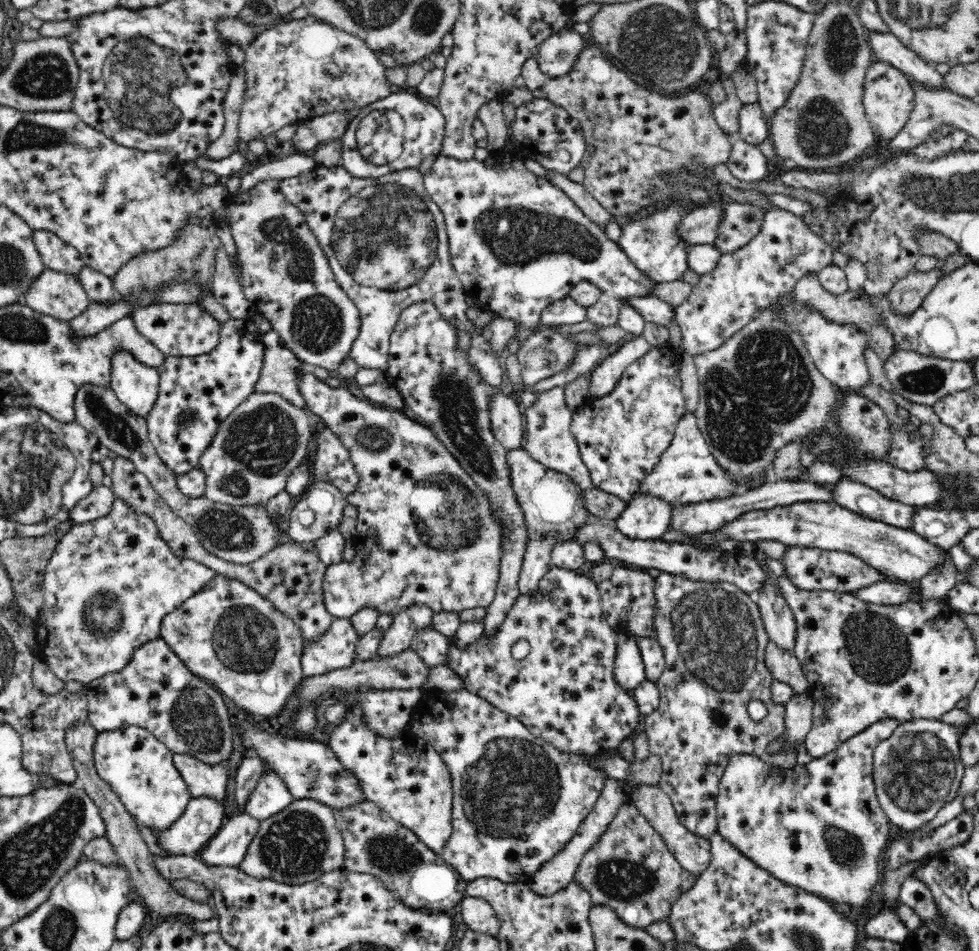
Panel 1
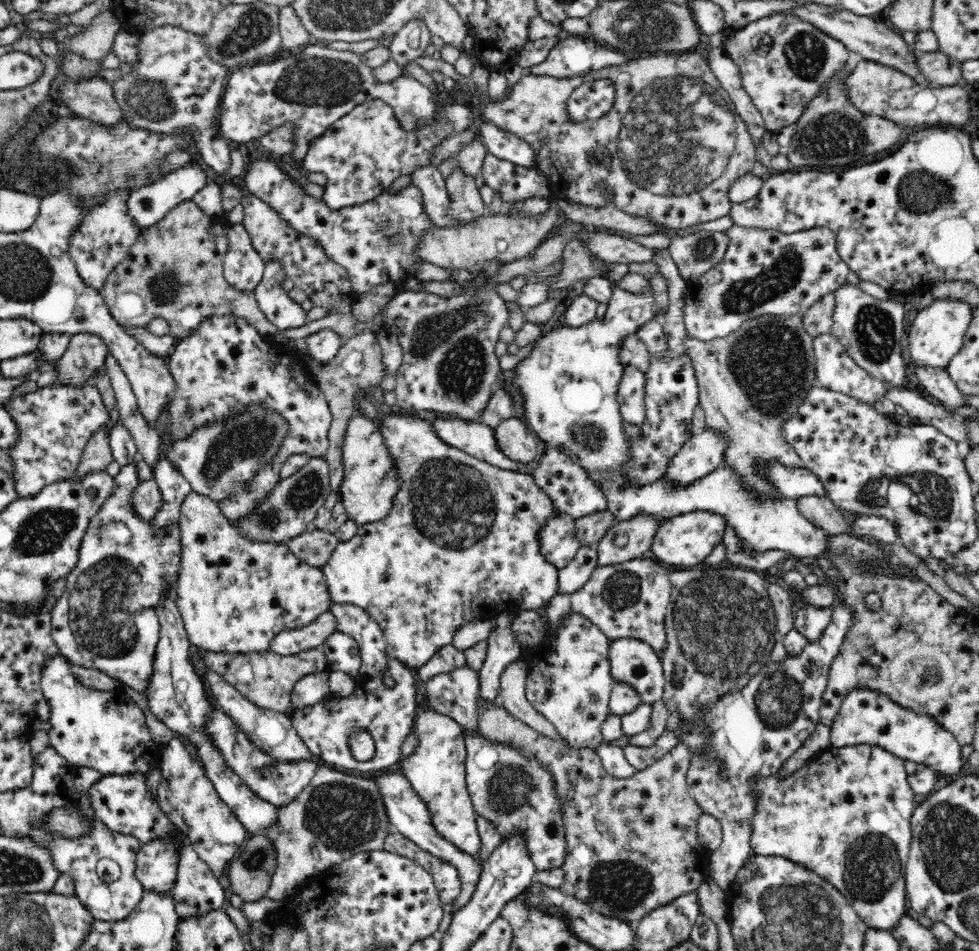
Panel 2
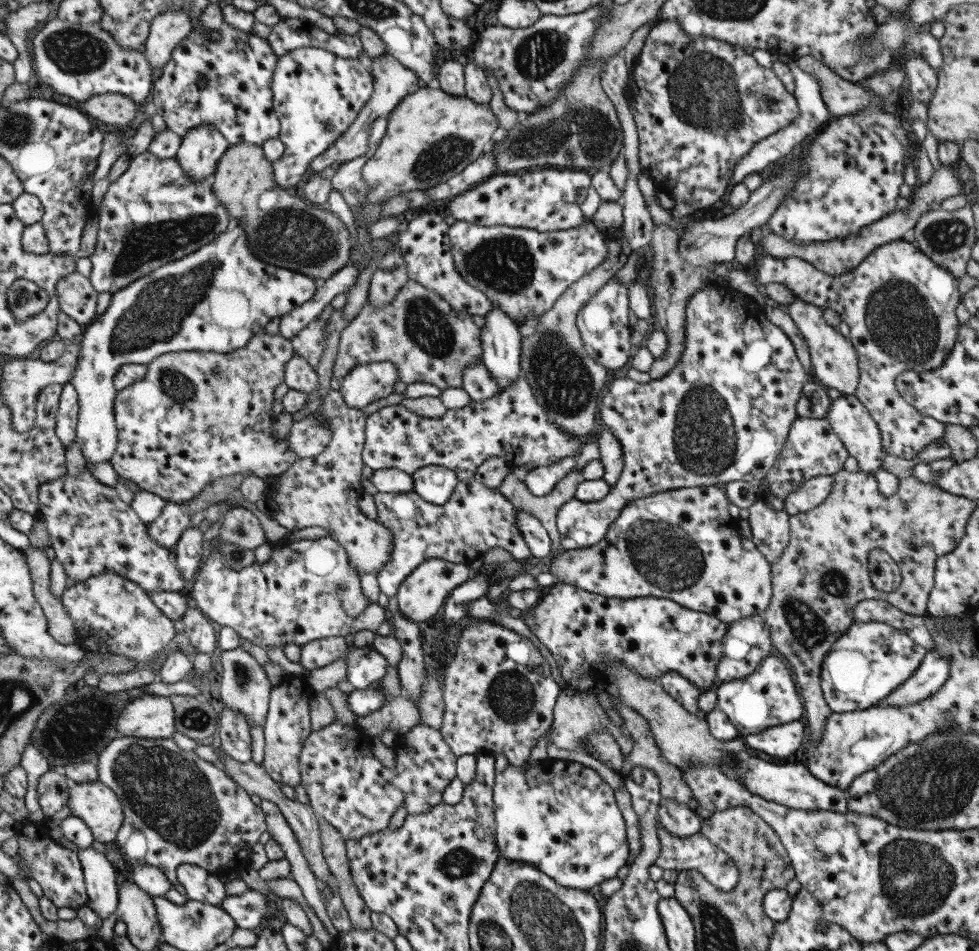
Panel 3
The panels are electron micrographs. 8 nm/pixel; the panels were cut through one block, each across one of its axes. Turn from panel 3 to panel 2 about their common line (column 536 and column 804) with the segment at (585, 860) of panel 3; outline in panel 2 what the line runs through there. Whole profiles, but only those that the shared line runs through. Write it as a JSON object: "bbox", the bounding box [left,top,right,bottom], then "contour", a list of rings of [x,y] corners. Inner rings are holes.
{"bbox":[748,743,920,931],"contour":[[[864,743],[842,748],[829,746],[813,755],[806,765],[803,765],[798,771],[788,774],[788,776],[778,776],[776,774],[757,776],[757,774],[754,774],[748,780],[750,791],[752,791],[752,794],[750,794],[752,798],[750,799],[754,801],[754,812],[752,812],[752,818],[750,818],[750,825],[752,825],[750,846],[753,852],[762,856],[780,856],[816,873],[821,879],[834,885],[846,897],[846,900],[854,907],[854,910],[869,927],[890,931],[890,928],[894,928],[898,924],[898,920],[907,914],[905,868],[907,867],[912,840],[912,813],[920,799],[909,785],[904,762],[904,759],[888,752],[881,746]]]}

